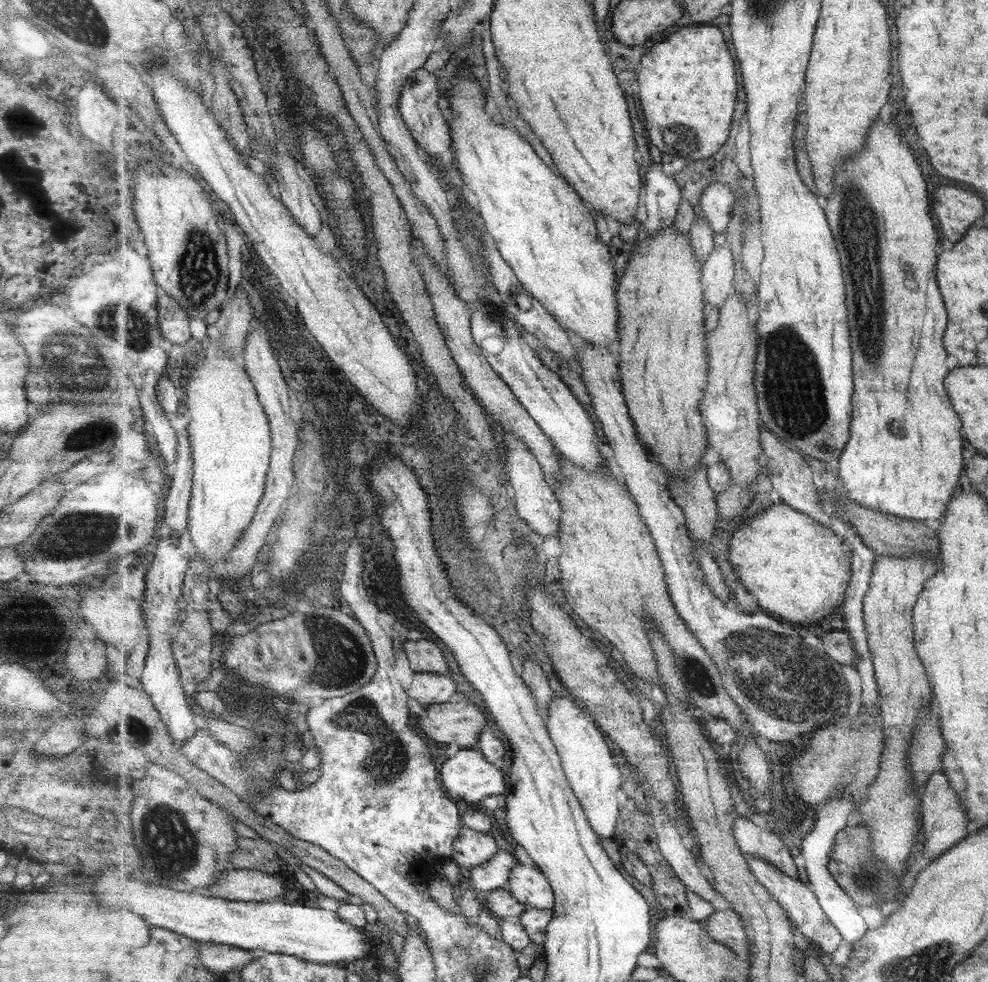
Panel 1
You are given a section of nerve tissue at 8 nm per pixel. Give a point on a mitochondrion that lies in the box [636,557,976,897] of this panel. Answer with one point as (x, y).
(767, 664)

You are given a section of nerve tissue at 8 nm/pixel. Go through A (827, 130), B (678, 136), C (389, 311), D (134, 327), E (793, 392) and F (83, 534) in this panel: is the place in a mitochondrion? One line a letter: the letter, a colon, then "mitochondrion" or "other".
A: other
B: mitochondrion
C: other
D: mitochondrion
E: mitochondrion
F: mitochondrion

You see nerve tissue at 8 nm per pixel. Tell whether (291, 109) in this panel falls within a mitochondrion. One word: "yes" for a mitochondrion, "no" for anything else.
no

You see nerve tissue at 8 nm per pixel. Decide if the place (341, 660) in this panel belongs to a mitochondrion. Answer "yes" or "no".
yes

